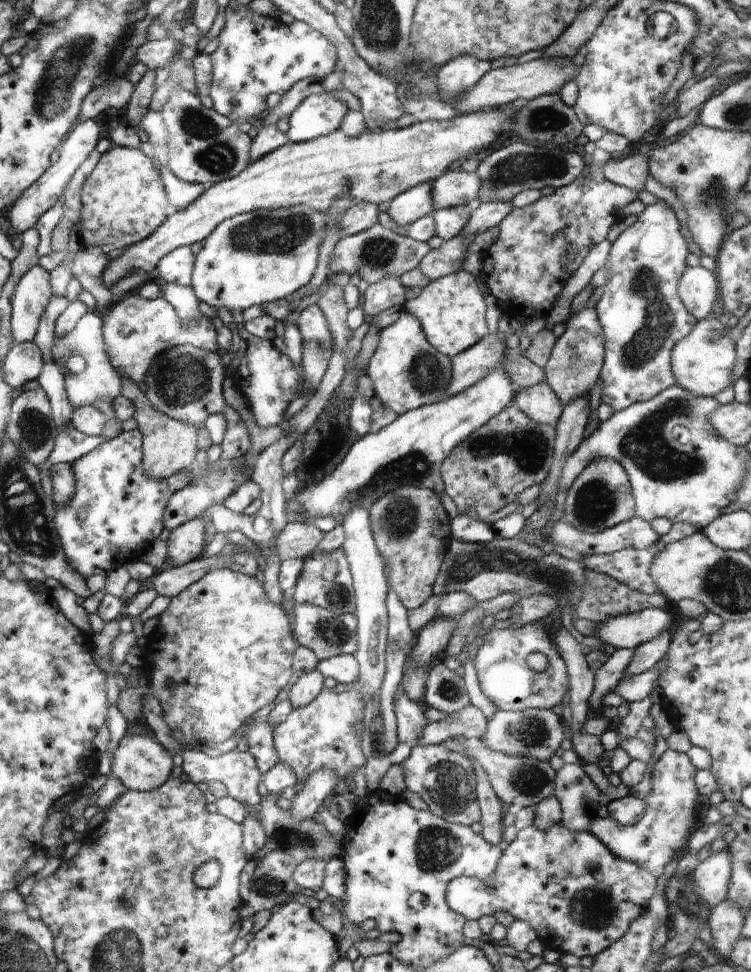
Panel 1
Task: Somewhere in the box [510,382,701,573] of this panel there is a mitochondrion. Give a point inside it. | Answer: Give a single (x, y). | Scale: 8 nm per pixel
(596, 501)

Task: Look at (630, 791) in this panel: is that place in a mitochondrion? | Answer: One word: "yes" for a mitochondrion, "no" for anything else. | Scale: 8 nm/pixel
no

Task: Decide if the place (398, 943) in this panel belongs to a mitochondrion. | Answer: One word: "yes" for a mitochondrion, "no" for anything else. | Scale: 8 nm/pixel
no

